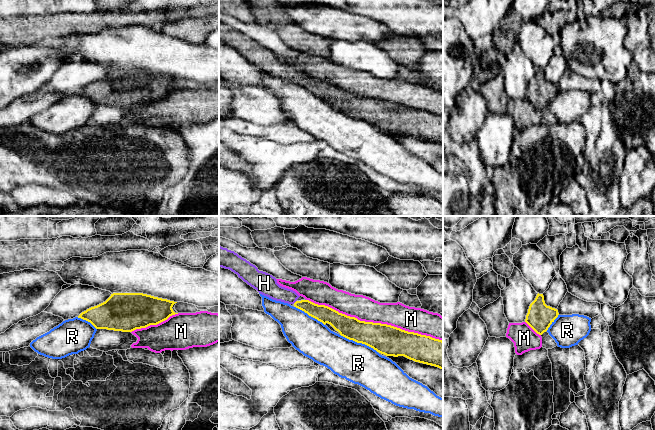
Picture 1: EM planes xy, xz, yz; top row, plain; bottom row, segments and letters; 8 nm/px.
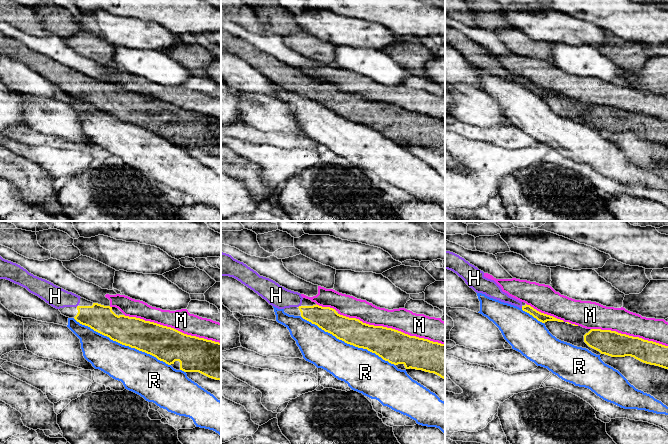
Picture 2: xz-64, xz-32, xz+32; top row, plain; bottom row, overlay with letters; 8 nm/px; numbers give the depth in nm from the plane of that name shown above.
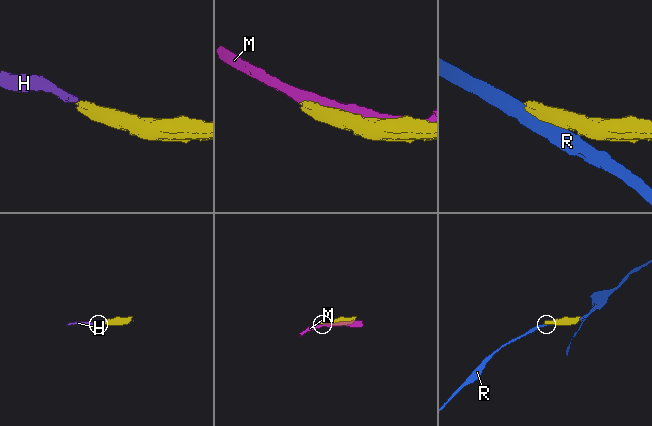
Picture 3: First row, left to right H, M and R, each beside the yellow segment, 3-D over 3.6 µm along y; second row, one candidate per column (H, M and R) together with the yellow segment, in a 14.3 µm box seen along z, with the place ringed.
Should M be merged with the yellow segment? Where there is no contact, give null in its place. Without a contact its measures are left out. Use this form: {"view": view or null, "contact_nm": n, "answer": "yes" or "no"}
{"view": "xz", "contact_nm": 1150, "answer": "no"}

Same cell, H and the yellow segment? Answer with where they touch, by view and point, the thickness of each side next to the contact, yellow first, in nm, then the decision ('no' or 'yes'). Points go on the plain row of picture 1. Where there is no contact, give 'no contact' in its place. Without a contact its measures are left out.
xz (295, 78) | 140/150 nm | yes

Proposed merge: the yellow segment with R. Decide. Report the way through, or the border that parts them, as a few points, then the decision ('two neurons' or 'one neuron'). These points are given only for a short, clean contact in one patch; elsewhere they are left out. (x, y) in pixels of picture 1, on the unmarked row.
two neurons

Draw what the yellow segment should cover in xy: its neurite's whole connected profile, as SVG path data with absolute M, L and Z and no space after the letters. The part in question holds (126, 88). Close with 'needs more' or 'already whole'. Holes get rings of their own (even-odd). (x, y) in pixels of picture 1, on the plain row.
M113 69L105 78L87 85L78 94L90 98L96 105L132 108L178 90L172 85L175 79L143 69Z; already whole

